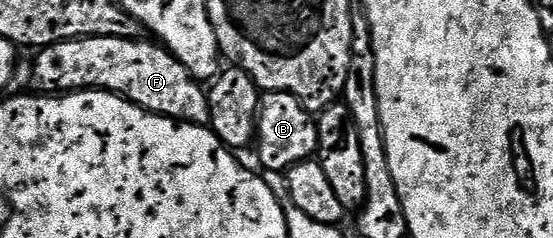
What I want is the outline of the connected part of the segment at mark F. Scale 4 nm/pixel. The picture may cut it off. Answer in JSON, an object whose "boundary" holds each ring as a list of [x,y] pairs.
{"boundary":[[[85,36],[82,40],[50,44],[35,55],[38,57],[30,72],[30,84],[34,87],[31,89],[42,94],[79,90],[112,92],[140,106],[145,112],[155,112],[157,116],[169,116],[188,124],[209,125],[207,89],[165,47],[154,44],[145,44],[142,38],[121,40],[115,36]]]}

